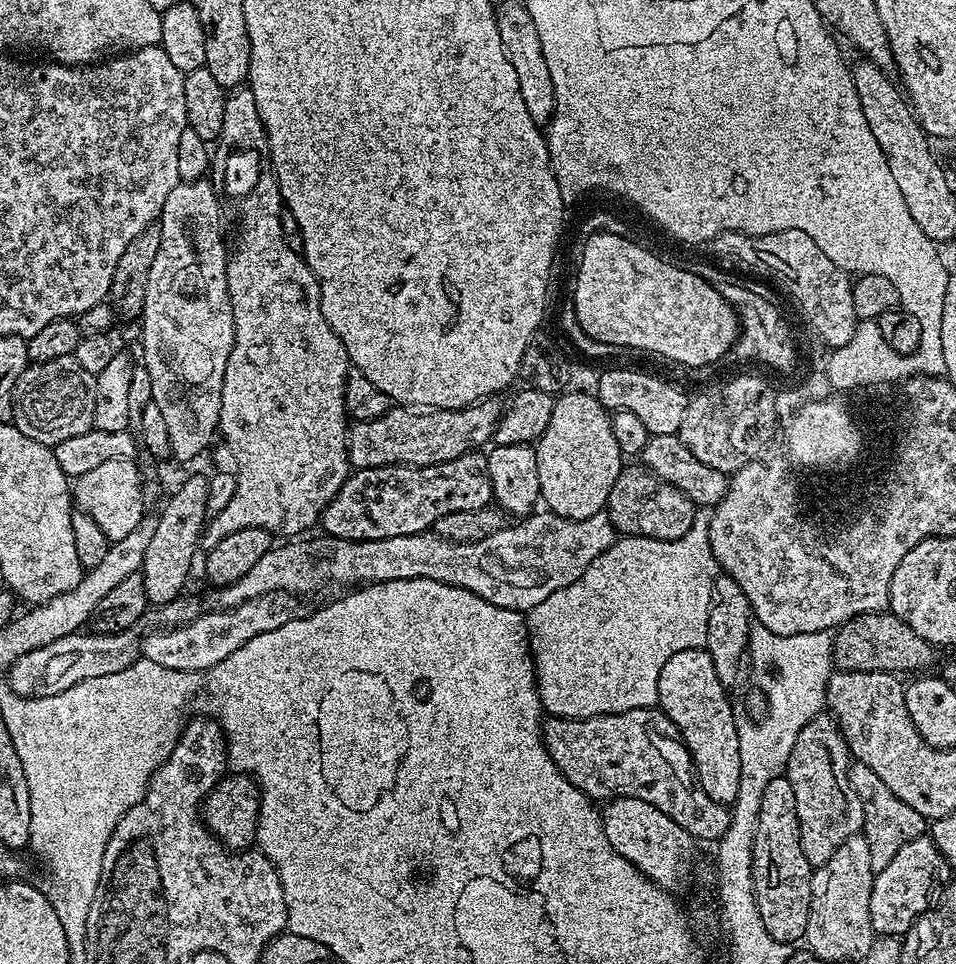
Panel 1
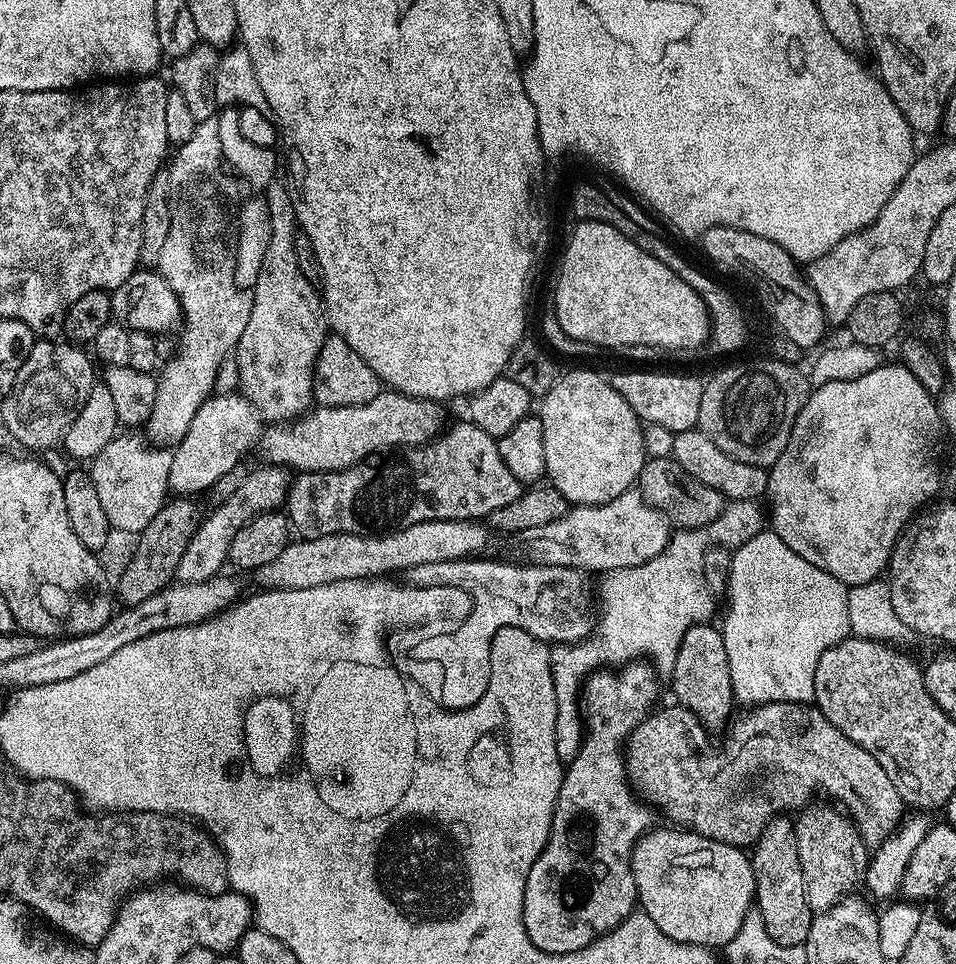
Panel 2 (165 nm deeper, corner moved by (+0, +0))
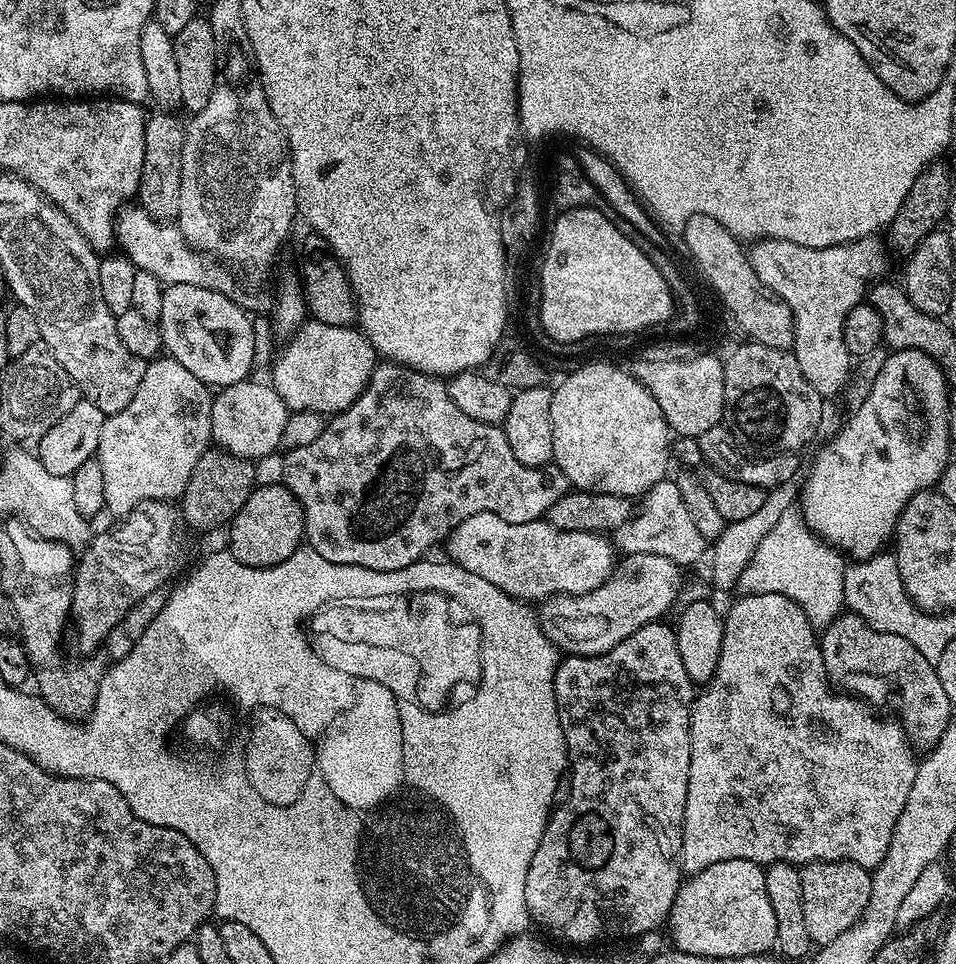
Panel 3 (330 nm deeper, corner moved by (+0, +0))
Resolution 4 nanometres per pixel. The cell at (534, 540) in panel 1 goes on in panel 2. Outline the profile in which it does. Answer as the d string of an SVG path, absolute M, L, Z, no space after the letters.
M633 486L608 504L571 507L562 518L527 532L526 540L532 555L529 557L537 564L578 568L585 574L607 574L630 566L642 566L652 558L658 558L672 534L668 519L648 504L639 487Z

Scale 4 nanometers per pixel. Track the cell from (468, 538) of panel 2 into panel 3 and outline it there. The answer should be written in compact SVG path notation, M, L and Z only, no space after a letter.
M489 512L466 518L448 537L446 547L451 563L470 570L470 574L478 574L480 580L498 586L500 592L525 602L593 592L611 578L618 564L617 549L605 535L558 530L544 518L511 524Z

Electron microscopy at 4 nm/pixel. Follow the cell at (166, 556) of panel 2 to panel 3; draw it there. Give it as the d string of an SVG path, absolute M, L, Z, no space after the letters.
M209 450L205 452L204 457L198 462L198 466L194 466L194 474L190 474L190 482L186 482L186 490L178 500L178 511L185 525L193 533L196 533L212 532L215 528L221 527L220 529L223 529L231 524L234 517L238 514L238 510L242 510L246 498L250 498L250 494L258 487L256 468L257 465L253 461L246 458L238 458L234 454L223 450Z

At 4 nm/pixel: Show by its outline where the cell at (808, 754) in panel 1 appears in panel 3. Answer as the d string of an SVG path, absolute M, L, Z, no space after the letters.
M849 860L839 862L817 862L800 868L802 878L802 914L806 914L806 930L810 930L813 945L823 946L834 942L838 934L846 934L850 926L860 919L866 902L870 902L872 872L851 864Z

